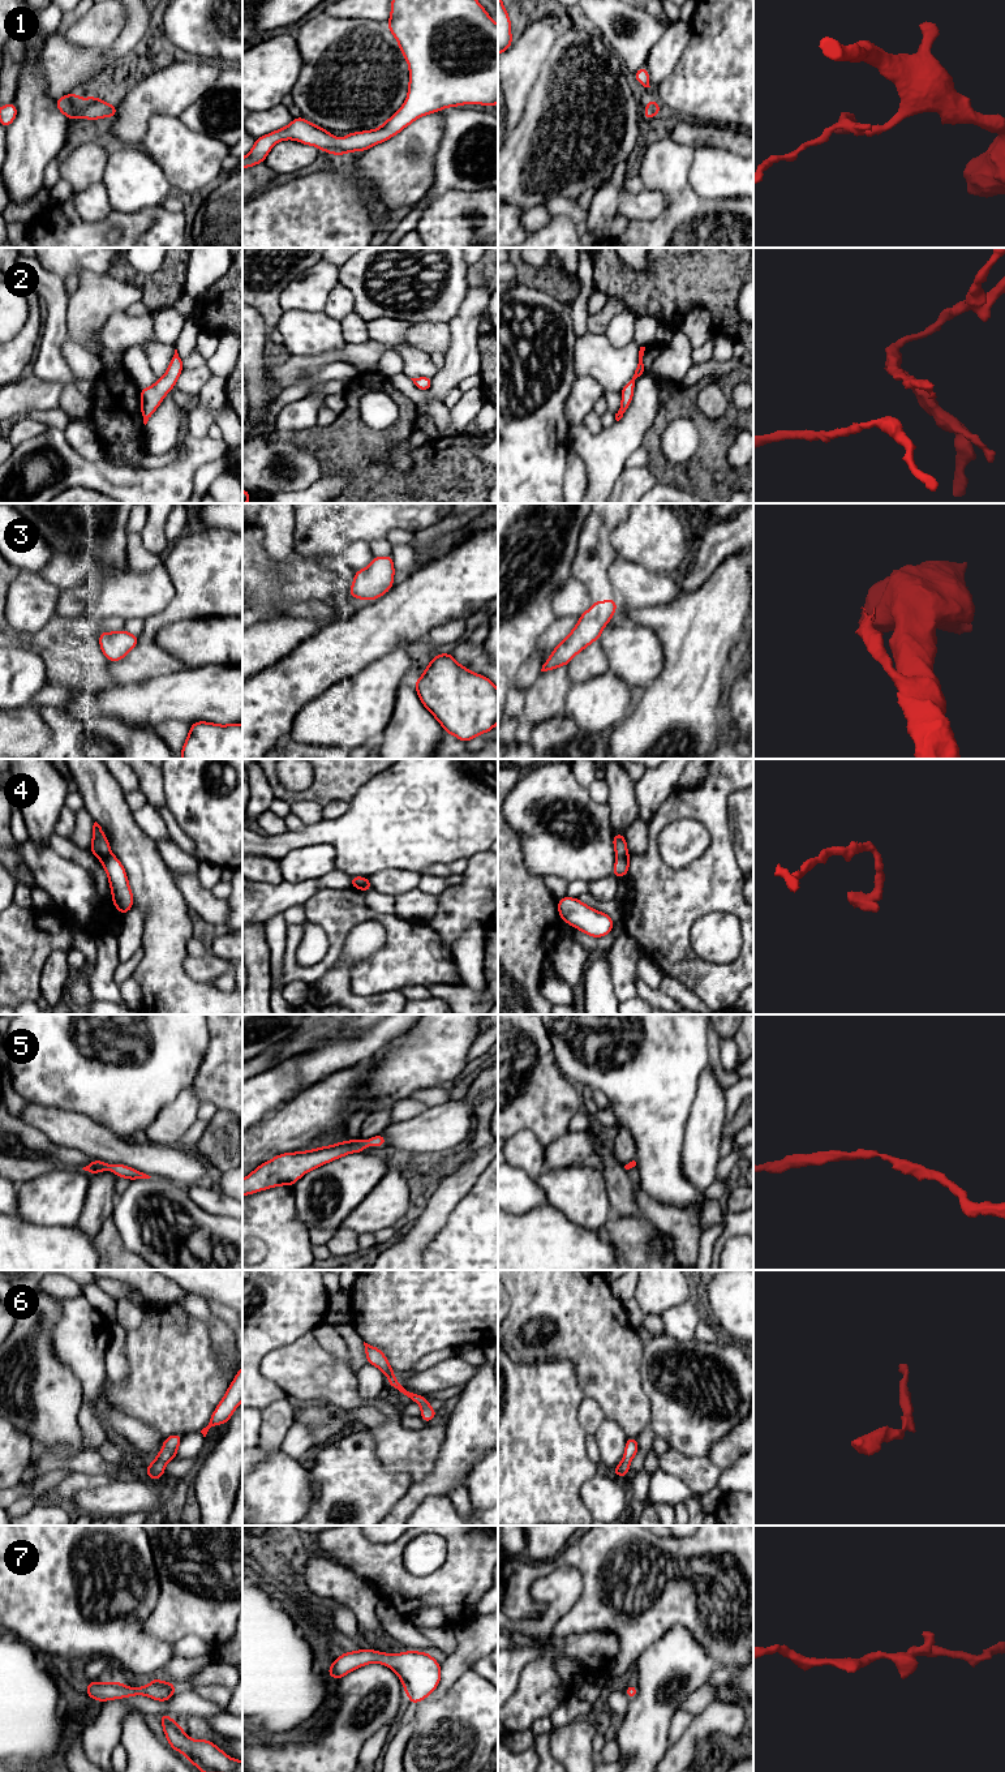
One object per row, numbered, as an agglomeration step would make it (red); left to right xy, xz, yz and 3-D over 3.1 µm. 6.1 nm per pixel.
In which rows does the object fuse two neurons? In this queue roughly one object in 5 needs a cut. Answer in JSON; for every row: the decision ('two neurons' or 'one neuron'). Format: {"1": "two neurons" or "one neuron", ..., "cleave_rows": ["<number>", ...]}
{"1": "one neuron", "2": "one neuron", "3": "one neuron", "4": "two neurons", "5": "one neuron", "6": "one neuron", "7": "one neuron", "cleave_rows": ["4"]}

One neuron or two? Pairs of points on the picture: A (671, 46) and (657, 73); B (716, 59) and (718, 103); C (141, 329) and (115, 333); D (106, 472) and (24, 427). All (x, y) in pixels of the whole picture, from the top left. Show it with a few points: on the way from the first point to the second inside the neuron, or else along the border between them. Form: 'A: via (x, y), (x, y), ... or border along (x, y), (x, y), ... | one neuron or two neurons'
A: via (666, 52), (660, 67) | one neuron
B: via (718, 69), (718, 93) | one neuron
C: via (134, 330), (121, 331) | one neuron
D: border along (50, 427), (41, 434), (25, 440), (14, 447) | two neurons

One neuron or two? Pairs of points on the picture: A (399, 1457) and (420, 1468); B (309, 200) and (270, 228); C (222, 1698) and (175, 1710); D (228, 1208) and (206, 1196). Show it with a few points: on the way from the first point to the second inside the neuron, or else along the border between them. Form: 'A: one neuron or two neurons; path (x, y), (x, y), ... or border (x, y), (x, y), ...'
A: one neuron; path (404, 1457), (408, 1457), (415, 1463)
B: one neuron; path (300, 209), (279, 228)
C: two neurons; border (192, 1689), (224, 1710)
D: one neuron; path (223, 1205), (211, 1201)

